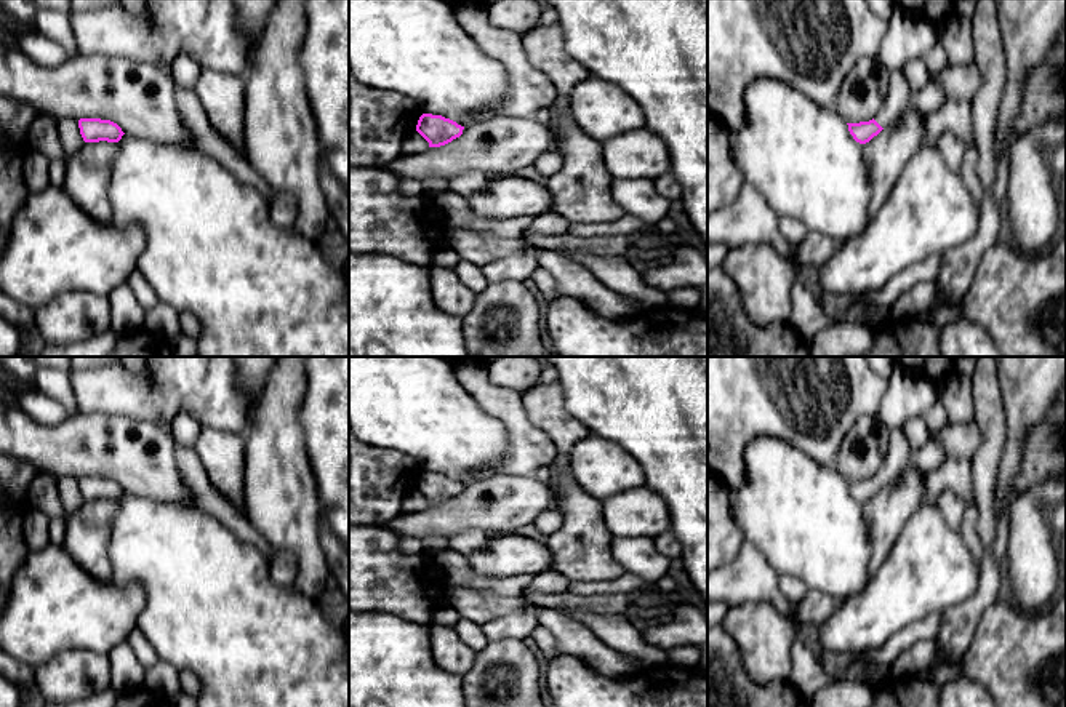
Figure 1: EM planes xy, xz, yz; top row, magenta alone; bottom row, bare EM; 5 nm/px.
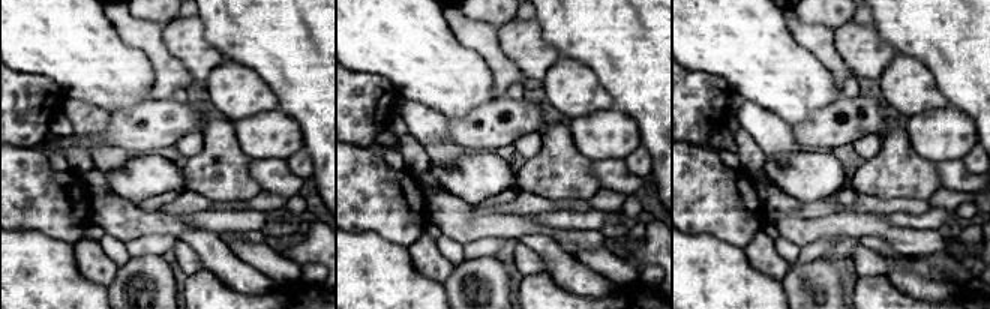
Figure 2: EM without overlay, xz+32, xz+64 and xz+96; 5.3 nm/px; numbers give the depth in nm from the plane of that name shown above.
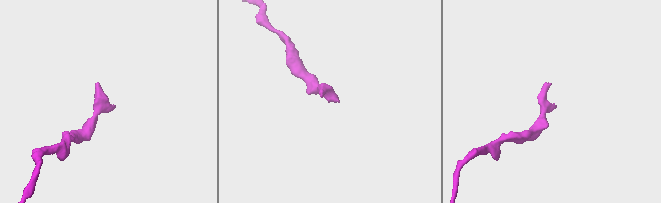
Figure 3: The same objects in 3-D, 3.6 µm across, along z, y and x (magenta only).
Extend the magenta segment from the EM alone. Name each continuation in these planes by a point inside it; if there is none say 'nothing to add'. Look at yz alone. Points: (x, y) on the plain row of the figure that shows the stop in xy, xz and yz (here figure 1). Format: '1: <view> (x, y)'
1: yz (898, 455)

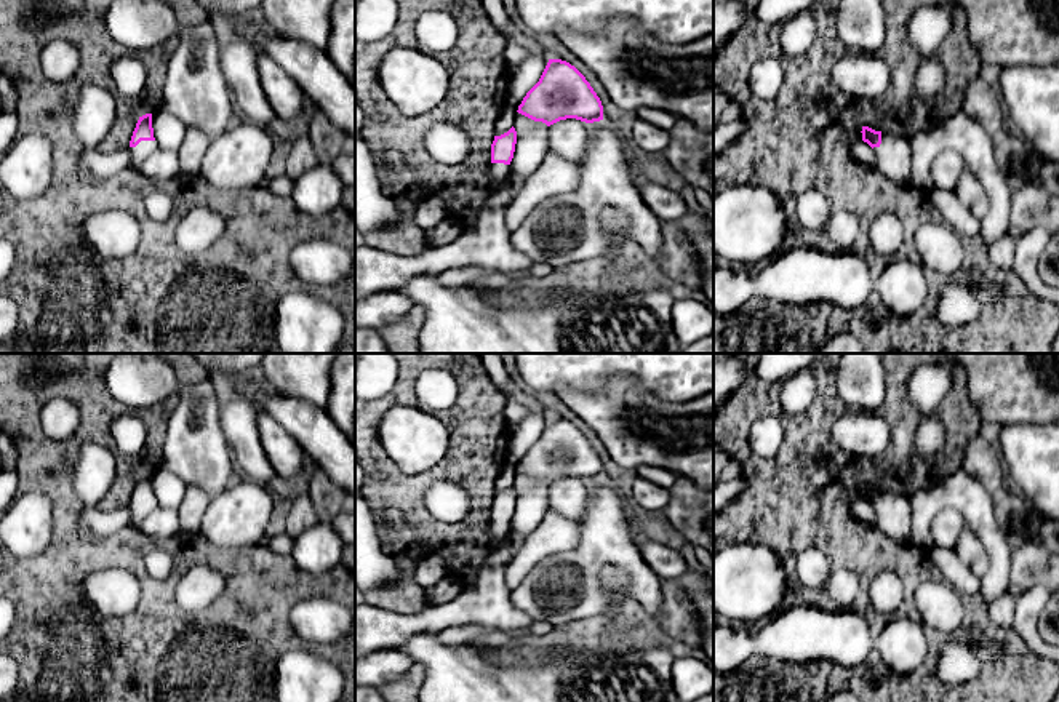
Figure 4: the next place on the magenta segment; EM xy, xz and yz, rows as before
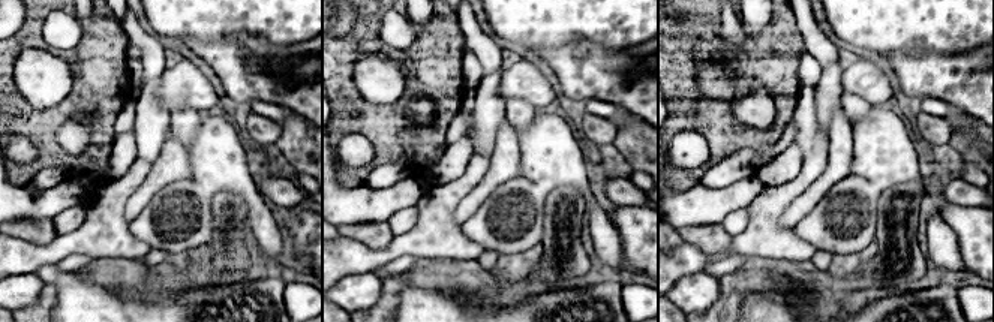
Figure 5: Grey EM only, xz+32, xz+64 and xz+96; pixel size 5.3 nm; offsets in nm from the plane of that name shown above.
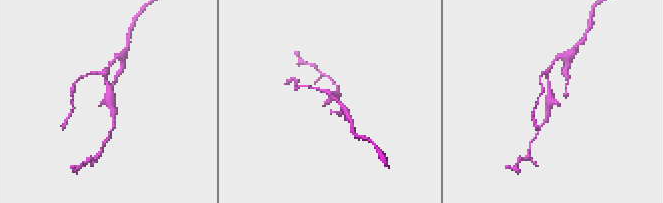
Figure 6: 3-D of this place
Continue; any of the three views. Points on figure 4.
1: xy (144, 506)

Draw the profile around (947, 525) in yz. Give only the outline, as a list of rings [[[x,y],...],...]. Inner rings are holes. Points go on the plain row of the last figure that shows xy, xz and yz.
[[[944,509],[933,525],[933,547],[955,548],[958,536],[966,521],[955,509]]]

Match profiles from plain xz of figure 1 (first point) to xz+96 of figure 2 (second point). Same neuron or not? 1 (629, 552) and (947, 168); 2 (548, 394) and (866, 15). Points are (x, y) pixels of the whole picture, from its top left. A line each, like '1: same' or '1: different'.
1: same
2: different

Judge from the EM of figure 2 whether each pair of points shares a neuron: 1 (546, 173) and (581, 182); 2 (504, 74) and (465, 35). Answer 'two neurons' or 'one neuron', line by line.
1: one neuron
2: one neuron

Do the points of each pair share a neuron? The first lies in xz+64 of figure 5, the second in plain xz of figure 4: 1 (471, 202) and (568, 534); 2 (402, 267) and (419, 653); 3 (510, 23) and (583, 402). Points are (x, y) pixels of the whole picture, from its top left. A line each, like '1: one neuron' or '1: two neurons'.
1: one neuron
2: two neurons
3: two neurons

